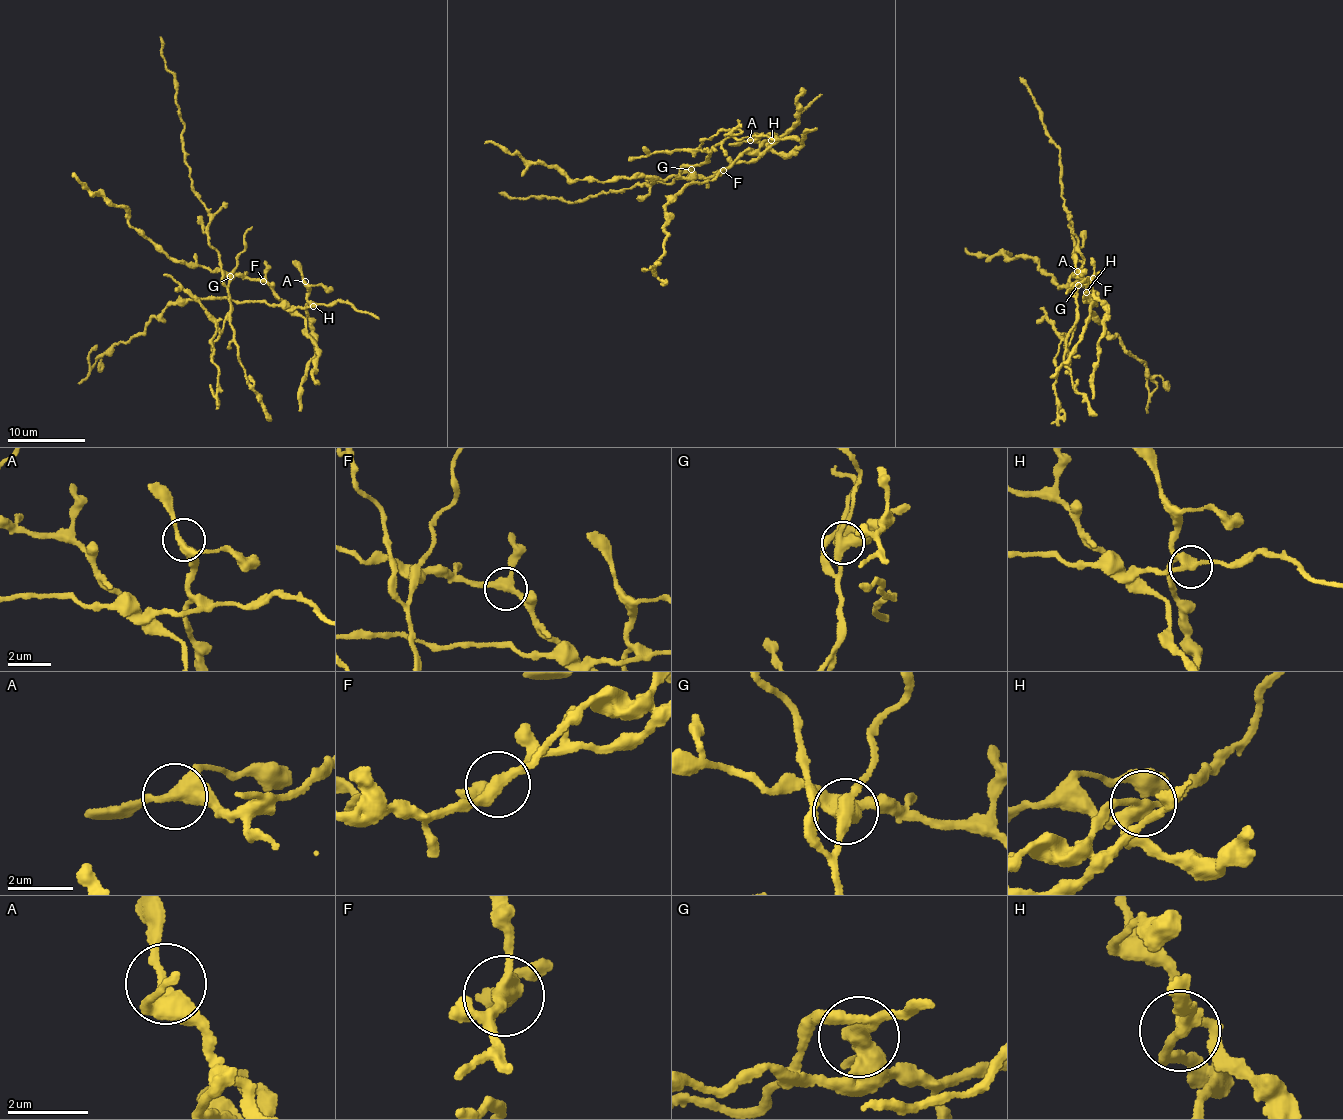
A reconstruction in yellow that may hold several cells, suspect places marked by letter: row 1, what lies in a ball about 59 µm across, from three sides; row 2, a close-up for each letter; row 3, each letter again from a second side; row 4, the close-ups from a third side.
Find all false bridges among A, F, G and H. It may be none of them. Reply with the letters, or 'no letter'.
G, H

